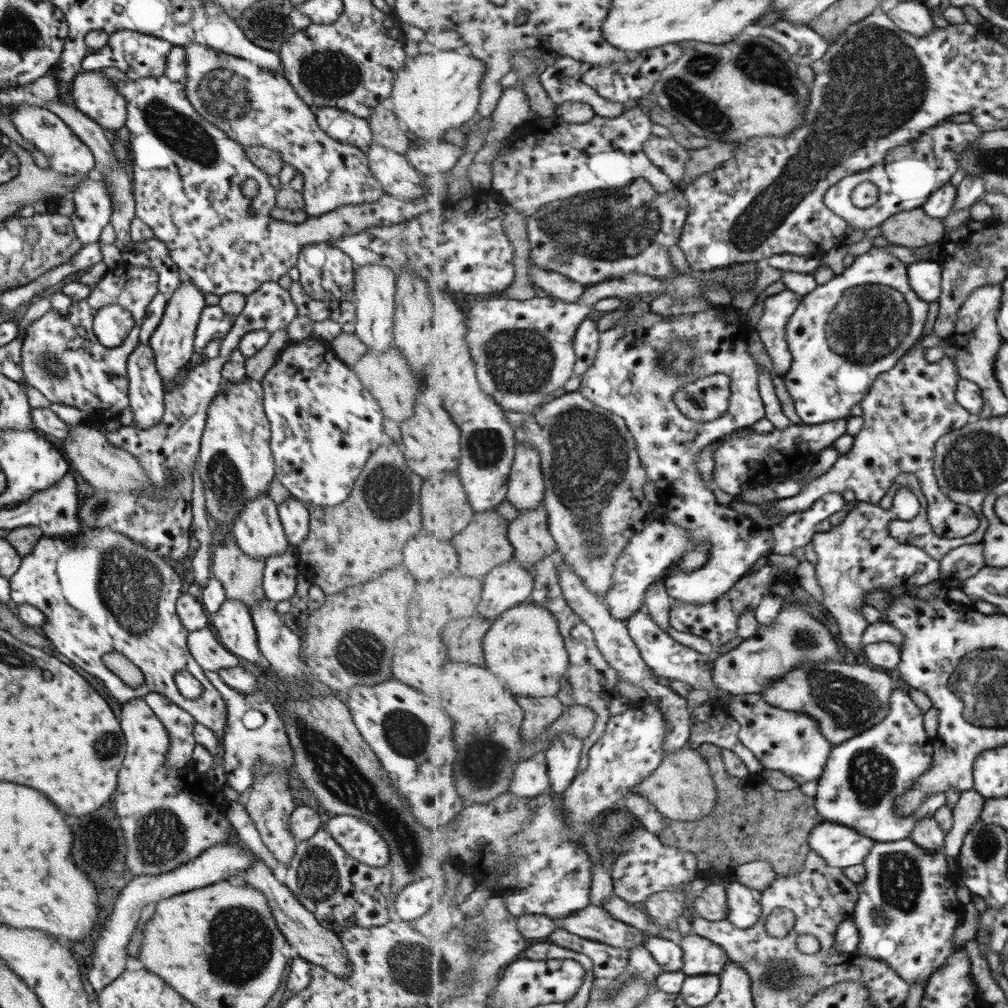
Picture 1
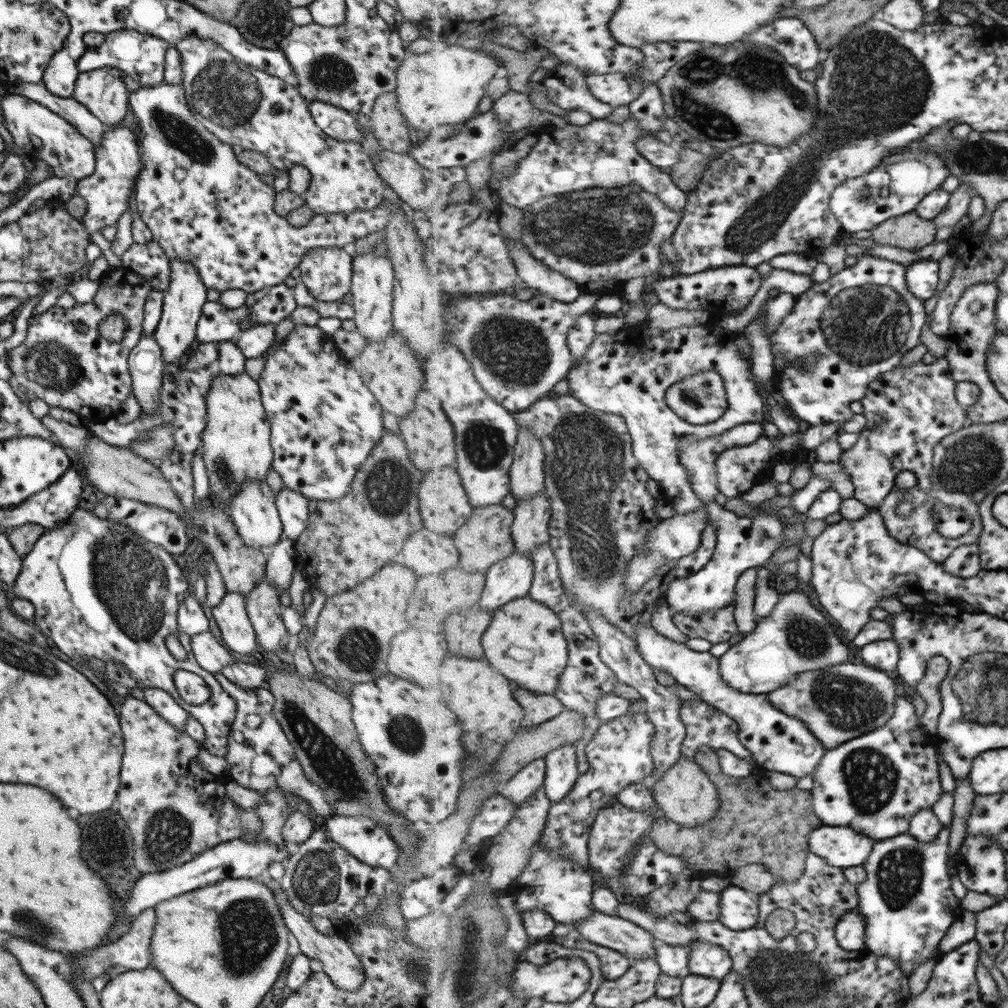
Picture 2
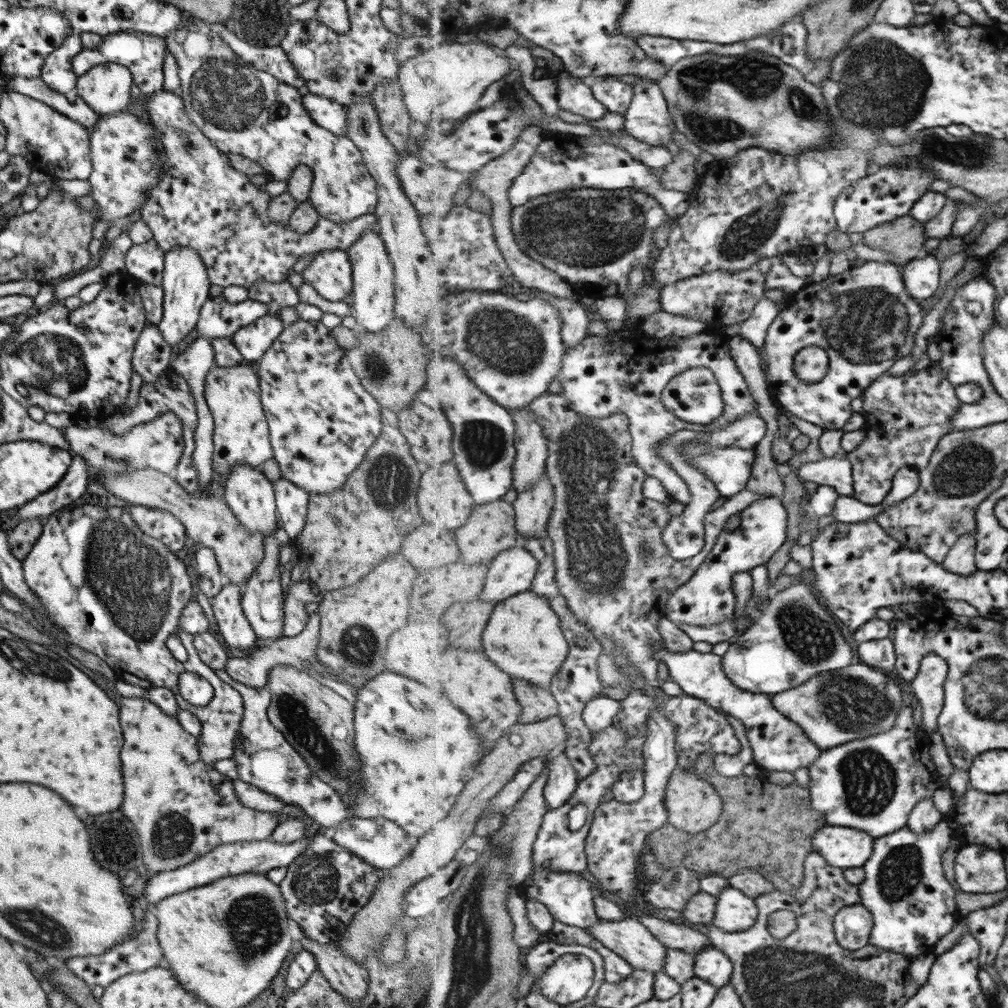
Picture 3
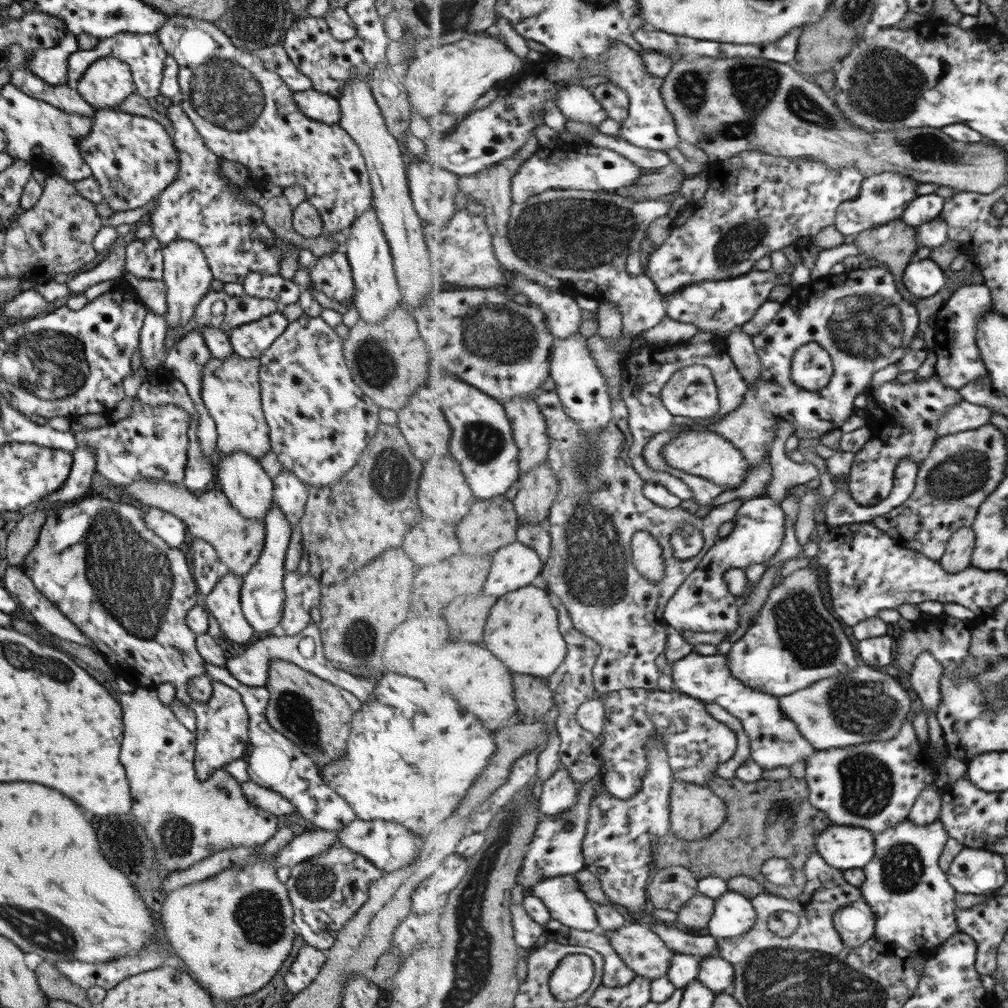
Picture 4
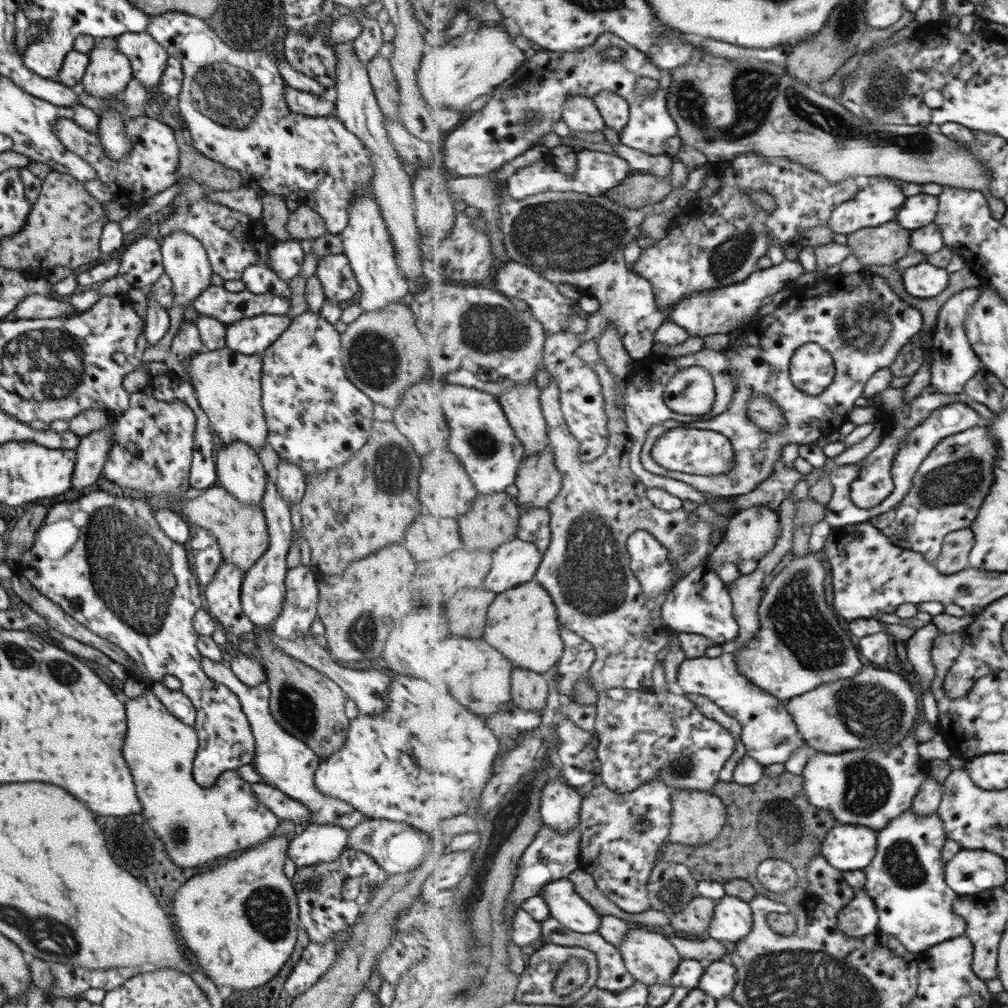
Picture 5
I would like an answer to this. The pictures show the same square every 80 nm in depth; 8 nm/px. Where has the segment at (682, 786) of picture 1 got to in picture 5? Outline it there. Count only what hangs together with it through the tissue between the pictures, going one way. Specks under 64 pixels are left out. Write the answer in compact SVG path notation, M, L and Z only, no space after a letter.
M675 788L672 796L672 804L674 813L669 839L671 843L693 847L709 845L712 841L718 839L723 829L726 828L728 822L726 804L711 791Z

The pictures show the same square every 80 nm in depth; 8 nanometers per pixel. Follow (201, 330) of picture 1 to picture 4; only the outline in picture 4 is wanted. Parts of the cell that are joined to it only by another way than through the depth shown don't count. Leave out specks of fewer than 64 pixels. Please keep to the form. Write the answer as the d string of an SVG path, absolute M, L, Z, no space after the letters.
M210 288L197 303L193 313L193 320L197 323L198 328L205 325L217 327L221 332L227 334L229 330L236 326L253 322L275 311L280 310L273 299L254 297L245 292L241 296L232 297L222 290L215 291Z

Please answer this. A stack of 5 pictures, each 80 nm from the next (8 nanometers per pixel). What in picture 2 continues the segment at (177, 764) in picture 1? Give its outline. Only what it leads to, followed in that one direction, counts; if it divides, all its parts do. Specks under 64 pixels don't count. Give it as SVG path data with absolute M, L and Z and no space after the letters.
M129 687L129 697L135 697L154 708L154 711L172 724L179 732L184 732L184 722L188 712L183 710L164 690L158 688L134 689Z

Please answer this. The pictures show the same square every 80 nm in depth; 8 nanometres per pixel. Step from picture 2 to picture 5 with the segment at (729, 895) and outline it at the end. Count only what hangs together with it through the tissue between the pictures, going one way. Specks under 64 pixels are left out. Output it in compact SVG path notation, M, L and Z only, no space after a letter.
M728 895L717 901L710 937L728 945L741 942L753 930L755 923L750 903Z

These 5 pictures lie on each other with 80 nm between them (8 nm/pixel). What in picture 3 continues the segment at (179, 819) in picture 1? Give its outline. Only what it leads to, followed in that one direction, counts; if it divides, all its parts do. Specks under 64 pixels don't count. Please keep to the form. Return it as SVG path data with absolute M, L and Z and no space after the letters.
M121 697L119 722L123 730L121 748L121 774L123 774L123 804L121 815L137 830L141 862L153 872L178 869L210 852L221 844L263 841L271 839L277 827L277 816L273 813L258 812L243 806L236 799L231 779L215 771L212 766L203 764L196 748L196 738L183 730L183 727L165 715L145 697Z

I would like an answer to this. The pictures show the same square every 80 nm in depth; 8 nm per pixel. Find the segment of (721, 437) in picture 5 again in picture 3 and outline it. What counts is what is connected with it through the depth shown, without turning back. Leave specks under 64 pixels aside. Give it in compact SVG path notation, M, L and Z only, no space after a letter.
M715 447L708 452L700 452L699 467L707 471L721 496L732 497L745 490L754 476L756 448Z

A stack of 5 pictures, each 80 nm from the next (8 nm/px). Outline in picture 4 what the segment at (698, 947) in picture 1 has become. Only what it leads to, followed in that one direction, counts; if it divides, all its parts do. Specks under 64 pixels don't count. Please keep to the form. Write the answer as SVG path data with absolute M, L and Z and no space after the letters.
M719 954L702 958L699 970L698 980L715 992L716 996L732 990L736 975L734 965Z

